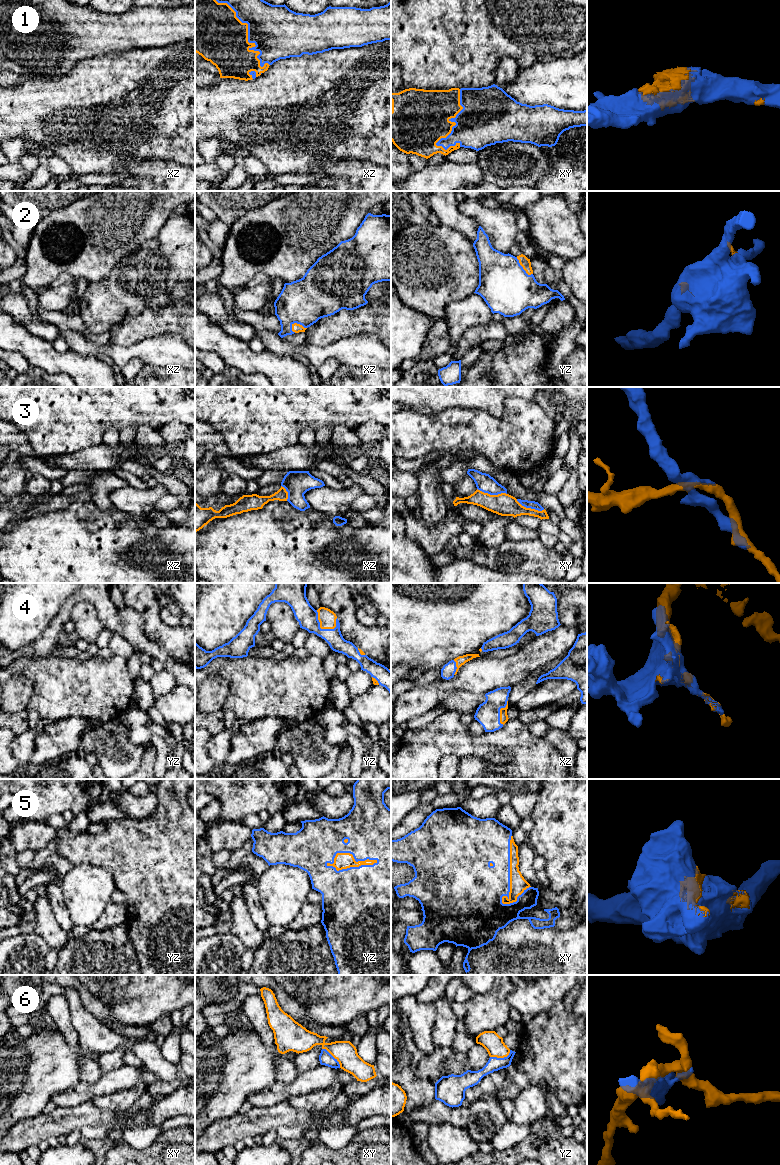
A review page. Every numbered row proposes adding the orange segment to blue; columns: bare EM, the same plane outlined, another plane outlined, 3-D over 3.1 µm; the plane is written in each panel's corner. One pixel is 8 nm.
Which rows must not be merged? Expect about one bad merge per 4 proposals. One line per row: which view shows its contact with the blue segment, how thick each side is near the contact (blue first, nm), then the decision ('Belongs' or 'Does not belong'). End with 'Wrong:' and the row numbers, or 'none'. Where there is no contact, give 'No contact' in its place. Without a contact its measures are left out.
1: Touches blue in xz. Thickness 420 nm (blue) against 420 nm. Belongs
2: Touches blue in xz. Thickness 360 nm (blue) against 70 nm. Belongs
3: Touches blue in xy. Thickness 150 nm (blue) against 180 nm. Does not belong
4: Touches blue in yz. Thickness 170 nm (blue) against 140 nm. Belongs
5: Touches blue in yz. Thickness 500 nm (blue) against 130 nm. Belongs
6: Touches blue in xy. Thickness 110 nm (blue) against 180 nm. Does not belong
Wrong: 3, 6

